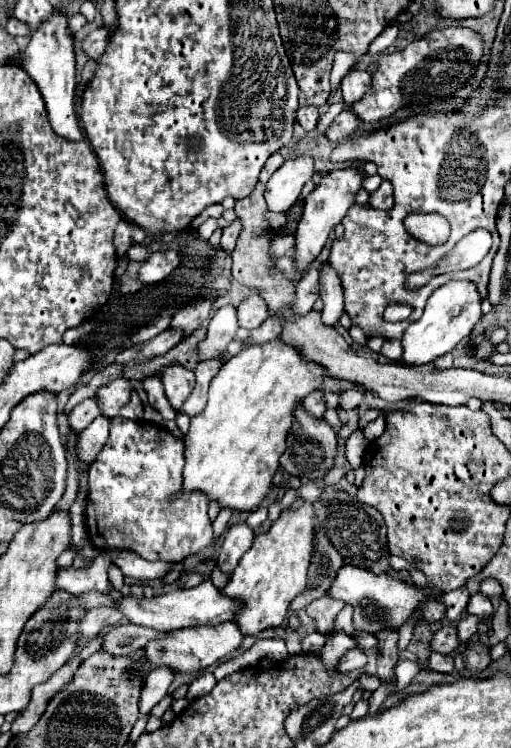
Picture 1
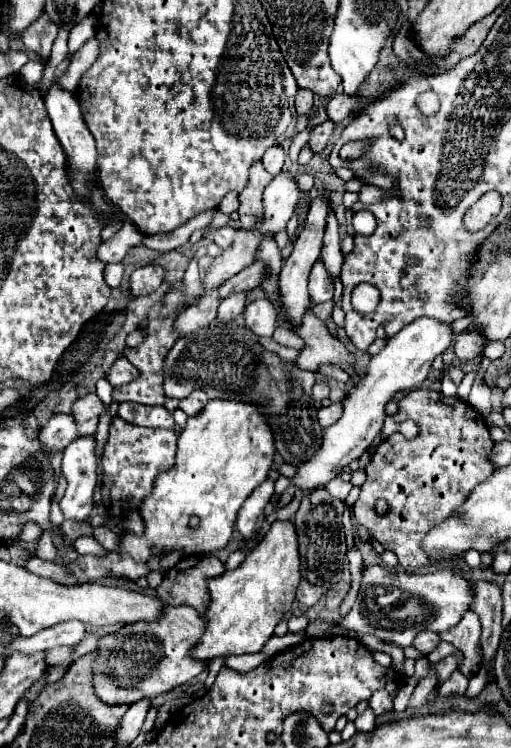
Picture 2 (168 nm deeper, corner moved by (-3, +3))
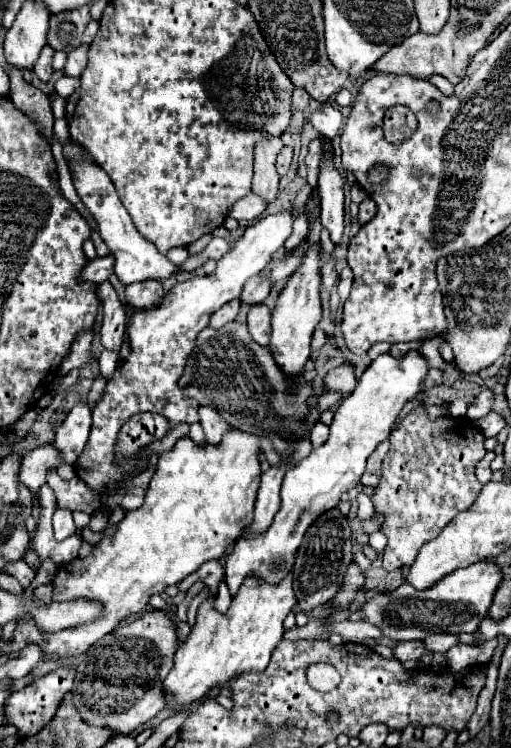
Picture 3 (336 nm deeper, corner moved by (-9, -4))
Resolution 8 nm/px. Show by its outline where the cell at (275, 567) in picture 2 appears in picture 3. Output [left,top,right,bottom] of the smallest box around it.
[164,577,298,711]

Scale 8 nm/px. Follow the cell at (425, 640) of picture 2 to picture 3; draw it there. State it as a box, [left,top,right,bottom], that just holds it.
[394,641,426,663]

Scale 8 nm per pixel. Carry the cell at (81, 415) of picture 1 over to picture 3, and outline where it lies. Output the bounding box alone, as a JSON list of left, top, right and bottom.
[20,443,62,495]

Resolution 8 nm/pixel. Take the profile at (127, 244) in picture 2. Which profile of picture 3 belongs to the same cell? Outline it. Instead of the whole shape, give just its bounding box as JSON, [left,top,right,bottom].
[82,257,114,283]

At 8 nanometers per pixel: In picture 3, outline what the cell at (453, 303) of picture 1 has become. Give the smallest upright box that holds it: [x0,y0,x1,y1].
[226,351,430,595]

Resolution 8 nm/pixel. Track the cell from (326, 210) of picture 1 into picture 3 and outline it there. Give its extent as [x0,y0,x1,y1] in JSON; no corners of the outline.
[270,243,322,375]

